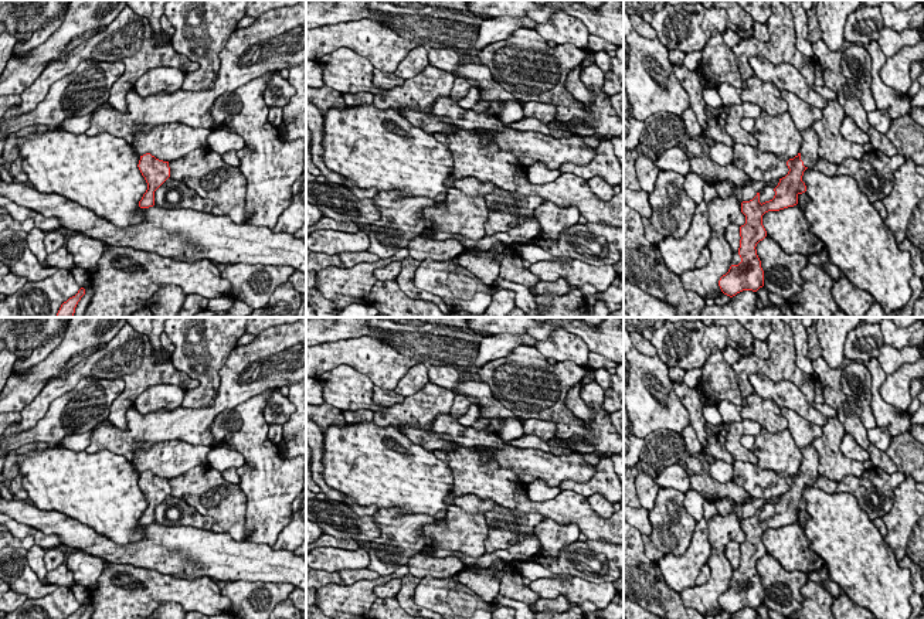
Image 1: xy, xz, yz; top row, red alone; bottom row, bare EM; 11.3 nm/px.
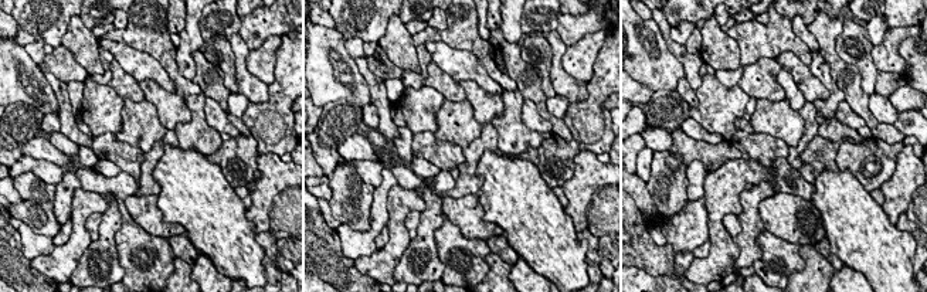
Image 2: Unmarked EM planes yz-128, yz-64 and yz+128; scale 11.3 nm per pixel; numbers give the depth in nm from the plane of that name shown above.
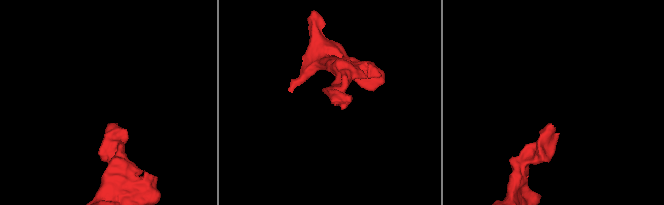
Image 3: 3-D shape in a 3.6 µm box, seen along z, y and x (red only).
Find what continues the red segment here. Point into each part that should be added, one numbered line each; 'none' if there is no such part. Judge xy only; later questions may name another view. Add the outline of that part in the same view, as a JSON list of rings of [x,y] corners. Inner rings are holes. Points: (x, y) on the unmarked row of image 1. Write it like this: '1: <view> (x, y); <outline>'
none

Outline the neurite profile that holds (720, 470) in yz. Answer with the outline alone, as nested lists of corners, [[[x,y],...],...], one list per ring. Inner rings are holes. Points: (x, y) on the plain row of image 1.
[[[717,460],[710,467],[710,476],[719,483],[727,483],[733,480],[733,465]]]

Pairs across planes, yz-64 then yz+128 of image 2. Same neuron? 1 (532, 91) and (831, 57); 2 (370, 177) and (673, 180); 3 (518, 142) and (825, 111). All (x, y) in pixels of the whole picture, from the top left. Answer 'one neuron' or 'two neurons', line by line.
1: one neuron
2: two neurons
3: one neuron

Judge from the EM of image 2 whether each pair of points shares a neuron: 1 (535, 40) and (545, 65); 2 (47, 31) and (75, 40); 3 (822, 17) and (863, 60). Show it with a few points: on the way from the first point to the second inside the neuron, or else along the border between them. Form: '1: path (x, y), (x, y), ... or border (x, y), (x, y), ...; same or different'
1: path (536, 46), (542, 60); same
2: border (78, 14), (71, 19), (61, 43); different
3: border (844, 24), (836, 38), (835, 51), (852, 65); different

